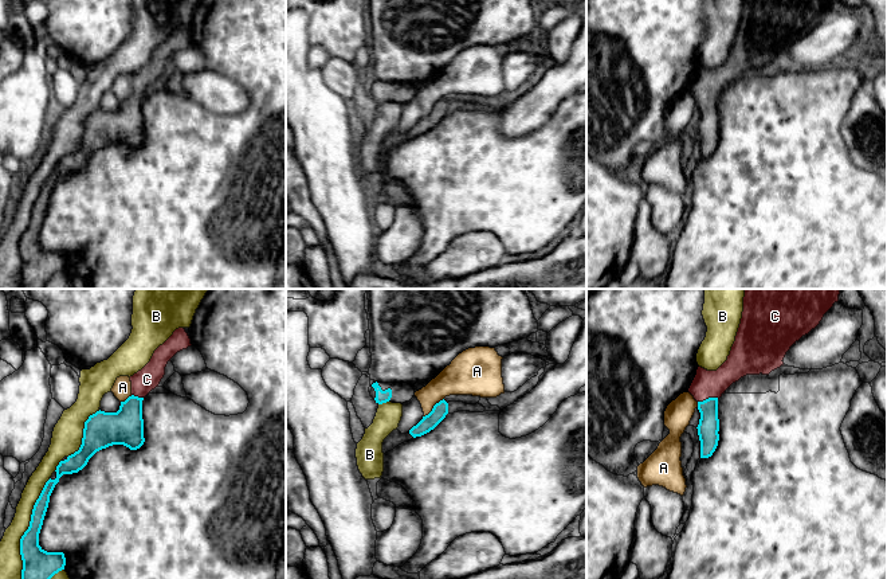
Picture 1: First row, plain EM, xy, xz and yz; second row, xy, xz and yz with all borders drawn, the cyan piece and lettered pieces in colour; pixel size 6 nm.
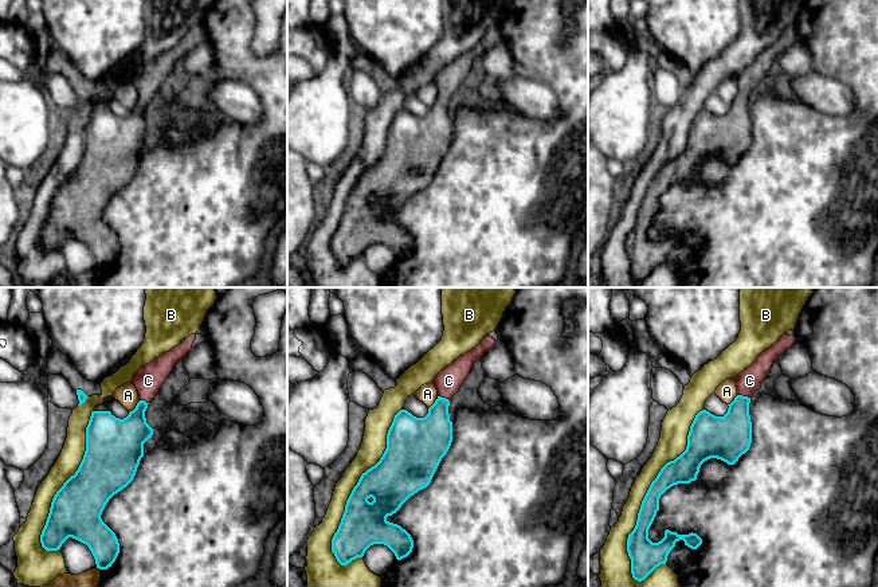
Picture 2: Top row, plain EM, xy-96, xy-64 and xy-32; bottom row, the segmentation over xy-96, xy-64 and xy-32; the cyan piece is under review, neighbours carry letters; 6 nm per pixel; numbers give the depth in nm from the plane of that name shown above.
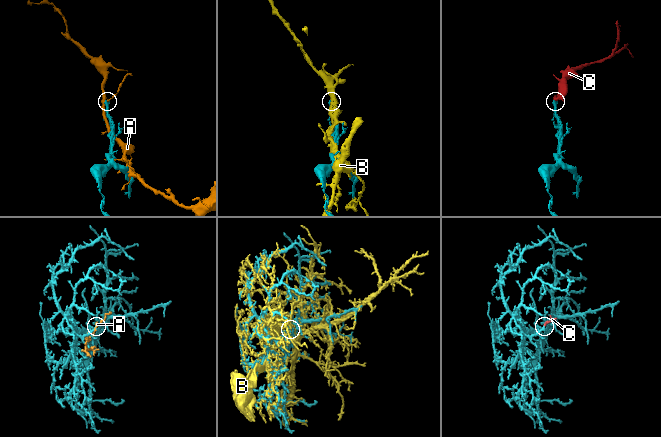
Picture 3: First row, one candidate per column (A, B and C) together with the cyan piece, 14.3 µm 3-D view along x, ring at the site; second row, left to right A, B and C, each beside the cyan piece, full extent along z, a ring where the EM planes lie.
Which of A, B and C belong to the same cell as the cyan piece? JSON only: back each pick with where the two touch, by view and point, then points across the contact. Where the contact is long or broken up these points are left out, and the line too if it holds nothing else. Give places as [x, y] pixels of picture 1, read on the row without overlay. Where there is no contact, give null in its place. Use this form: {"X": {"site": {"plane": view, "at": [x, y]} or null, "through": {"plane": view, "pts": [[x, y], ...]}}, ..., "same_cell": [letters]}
{"C": {"site": {"plane": "yz", "at": [709, 97]}, "through": {"plane": "yz", "pts": [[709, 122], [709, 97], [706, 83]]}}, "same_cell": ["C"]}

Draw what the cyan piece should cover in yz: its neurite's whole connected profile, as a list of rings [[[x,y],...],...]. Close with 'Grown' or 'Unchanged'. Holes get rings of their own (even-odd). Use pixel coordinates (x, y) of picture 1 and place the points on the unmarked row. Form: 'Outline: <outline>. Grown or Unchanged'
Outline: [[[743,0],[741,23],[727,59],[717,69],[698,66],[688,91],[698,101],[700,118],[698,134],[700,157],[713,154],[719,140],[718,98],[725,90],[746,74],[769,74],[784,64],[784,56],[793,43],[815,28],[824,13],[837,0]]]. Grown

